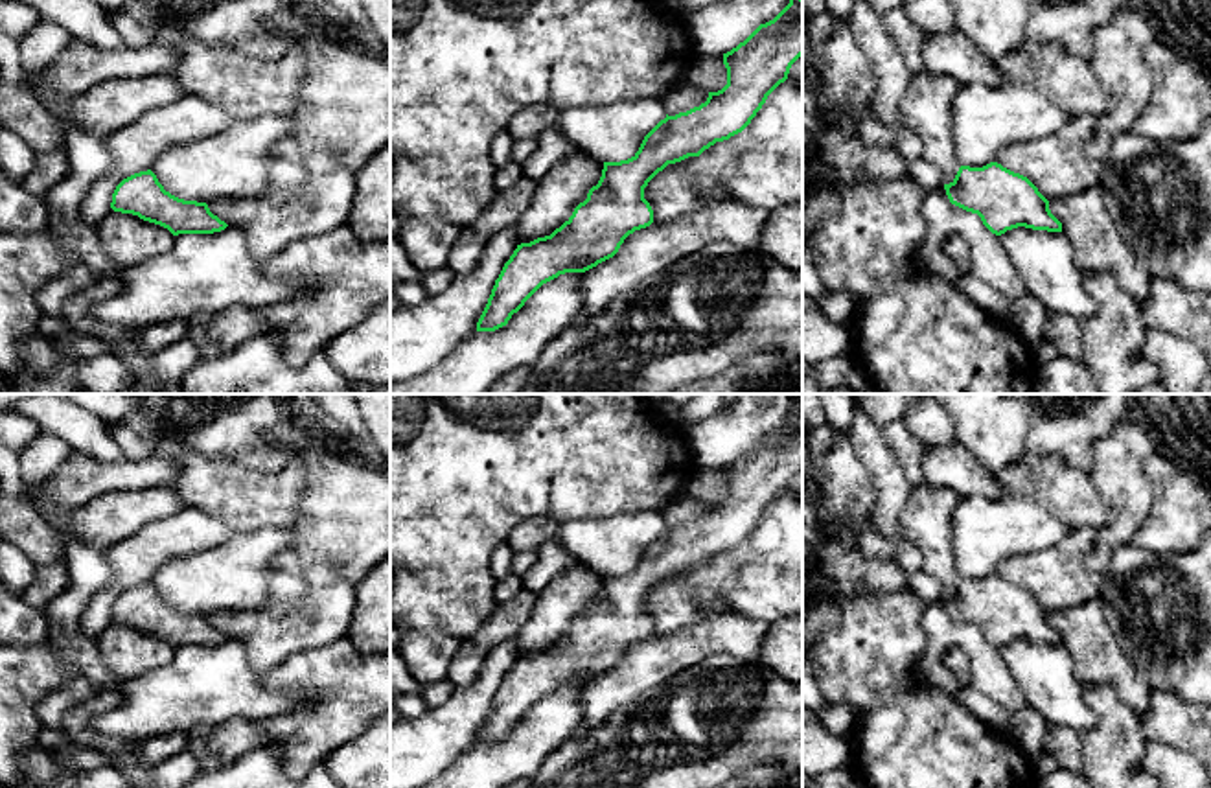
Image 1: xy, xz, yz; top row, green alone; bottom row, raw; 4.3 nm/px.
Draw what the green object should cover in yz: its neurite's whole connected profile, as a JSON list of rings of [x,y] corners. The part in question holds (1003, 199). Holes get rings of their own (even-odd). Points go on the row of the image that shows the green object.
[[[998,162],[983,168],[961,166],[944,190],[952,204],[977,214],[996,236],[1018,226],[1062,232],[1062,223],[1051,214],[1049,201],[1038,188]]]

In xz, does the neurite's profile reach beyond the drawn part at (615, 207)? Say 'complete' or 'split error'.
complete

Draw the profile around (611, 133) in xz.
[[[642,98],[556,110],[552,129],[602,162],[620,162],[635,156],[644,136],[664,118],[659,98]]]

